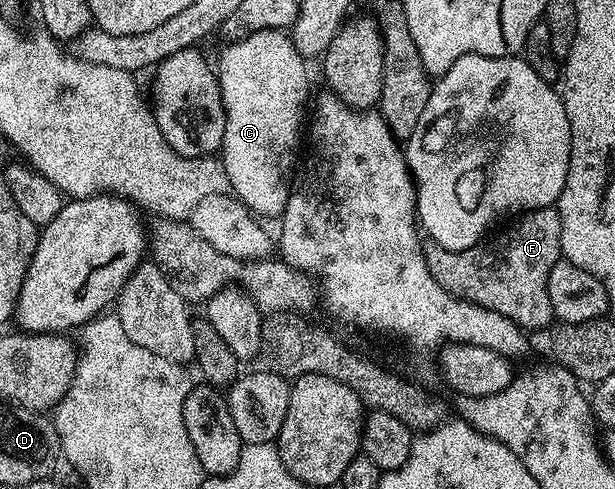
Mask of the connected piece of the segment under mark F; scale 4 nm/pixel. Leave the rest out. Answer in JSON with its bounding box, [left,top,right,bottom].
[423,207,562,330]

